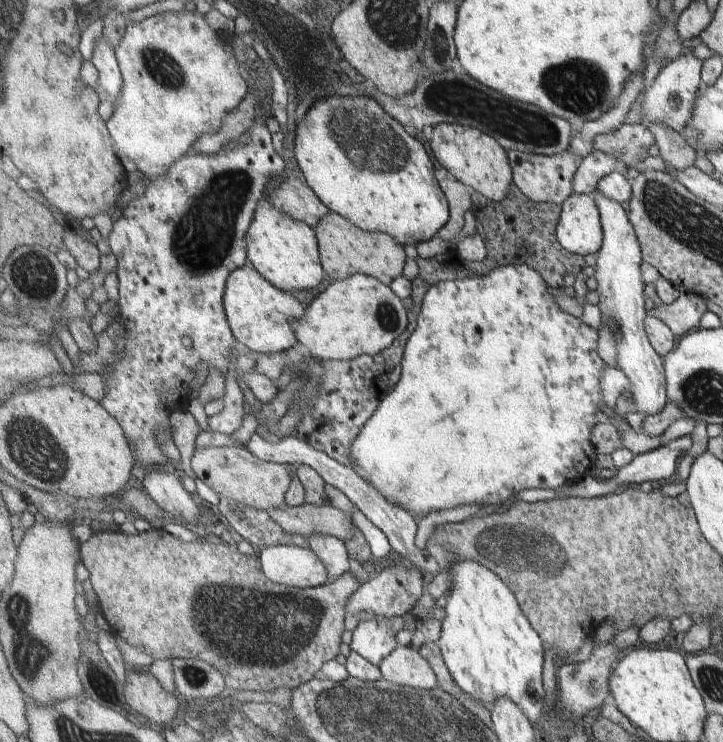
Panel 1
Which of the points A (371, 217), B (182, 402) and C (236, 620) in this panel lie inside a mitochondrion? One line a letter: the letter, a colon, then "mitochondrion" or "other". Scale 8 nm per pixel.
A: other
B: other
C: mitochondrion

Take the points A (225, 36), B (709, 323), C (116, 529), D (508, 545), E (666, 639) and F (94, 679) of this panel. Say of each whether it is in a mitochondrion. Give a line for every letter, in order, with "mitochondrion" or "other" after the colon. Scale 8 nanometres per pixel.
A: other
B: other
C: other
D: mitochondrion
E: other
F: mitochondrion

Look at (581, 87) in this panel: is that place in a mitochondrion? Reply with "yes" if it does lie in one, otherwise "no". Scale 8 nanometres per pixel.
yes

